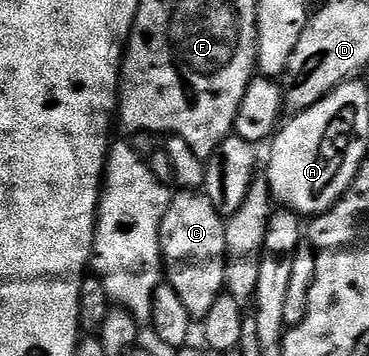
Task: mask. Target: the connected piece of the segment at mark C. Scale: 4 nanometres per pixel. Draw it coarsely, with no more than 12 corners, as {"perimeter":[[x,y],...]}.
{"perimeter":[[201,191],[171,195],[164,276],[192,318],[226,286],[226,220]]}

